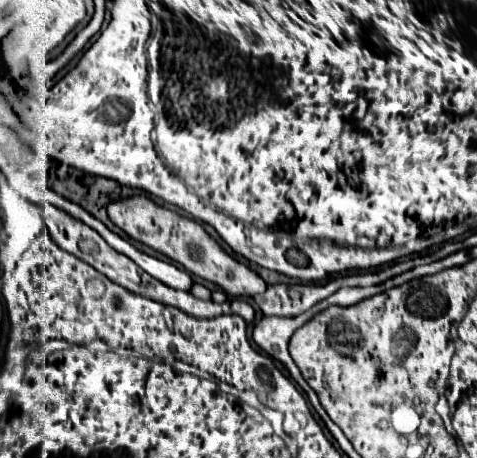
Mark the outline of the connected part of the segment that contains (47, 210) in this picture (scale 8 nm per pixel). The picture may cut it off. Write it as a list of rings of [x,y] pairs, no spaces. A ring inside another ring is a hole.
[[[45,205],[45,207],[43,207],[43,215],[45,215],[45,219],[47,219],[45,225],[49,227],[53,241],[55,241],[61,249],[65,249],[67,253],[71,253],[71,255],[83,259],[85,263],[89,263],[91,267],[95,267],[99,273],[103,273],[105,277],[109,277],[113,283],[117,283],[117,285],[121,285],[121,287],[125,287],[125,289],[129,289],[129,291],[133,291],[133,293],[137,293],[137,295],[149,297],[149,299],[159,301],[159,303],[163,303],[163,305],[177,307],[177,309],[185,311],[187,315],[199,317],[199,319],[211,319],[211,317],[235,313],[235,315],[243,317],[247,323],[251,323],[253,317],[255,317],[251,305],[249,305],[247,301],[243,301],[243,299],[231,299],[231,301],[225,301],[225,303],[219,305],[219,303],[213,303],[213,301],[201,301],[201,299],[193,297],[189,291],[173,291],[171,287],[165,287],[163,283],[157,283],[157,279],[153,279],[151,275],[145,275],[145,271],[141,271],[141,267],[137,267],[131,259],[127,259],[125,255],[113,251],[113,249],[105,243],[105,239],[101,239],[101,237],[97,235],[97,231],[93,231],[91,227],[85,227],[85,223],[73,219],[71,215],[65,215],[65,211],[61,211],[61,209],[57,209],[57,207]]]

